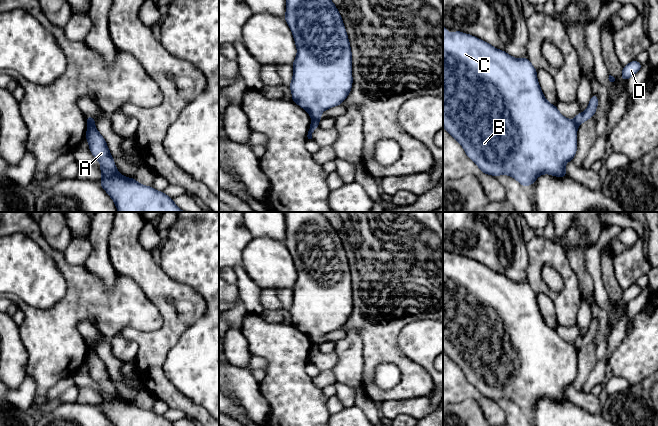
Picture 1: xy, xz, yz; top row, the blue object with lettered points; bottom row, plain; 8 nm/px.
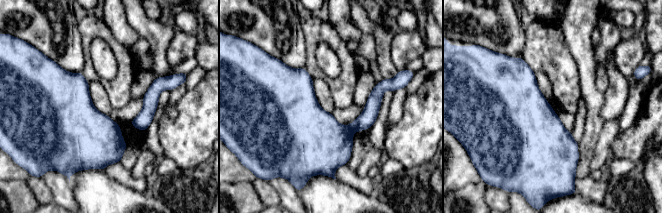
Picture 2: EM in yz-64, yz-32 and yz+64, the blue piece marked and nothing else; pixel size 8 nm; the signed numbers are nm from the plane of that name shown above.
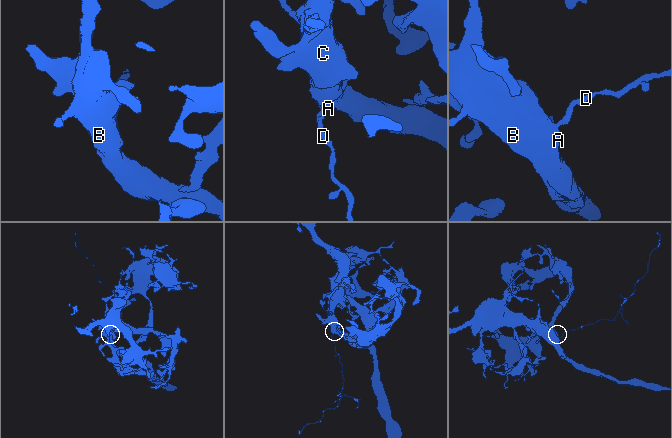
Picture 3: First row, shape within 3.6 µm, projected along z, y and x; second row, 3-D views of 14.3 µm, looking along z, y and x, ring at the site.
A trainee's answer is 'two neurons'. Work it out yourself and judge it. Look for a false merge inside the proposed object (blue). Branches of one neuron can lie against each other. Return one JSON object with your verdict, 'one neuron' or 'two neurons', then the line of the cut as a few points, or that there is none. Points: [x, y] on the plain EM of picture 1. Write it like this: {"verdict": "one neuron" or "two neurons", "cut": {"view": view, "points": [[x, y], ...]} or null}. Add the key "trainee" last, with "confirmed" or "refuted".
{"verdict": "two neurons", "cut": {"view": "xz", "points": [[312, 342], [318, 344]]}, "trainee": "confirmed"}

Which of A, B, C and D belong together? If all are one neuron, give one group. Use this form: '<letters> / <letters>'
A B C / D

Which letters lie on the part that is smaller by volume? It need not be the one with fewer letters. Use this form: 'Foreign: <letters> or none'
Foreign: D

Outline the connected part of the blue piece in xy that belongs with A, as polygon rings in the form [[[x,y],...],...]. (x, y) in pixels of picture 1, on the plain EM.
[[[95,347],[88,348],[85,362],[92,379],[99,385],[101,392],[100,410],[114,426],[174,426],[164,416],[151,410],[144,410],[135,402],[127,402],[119,397],[103,360]]]

